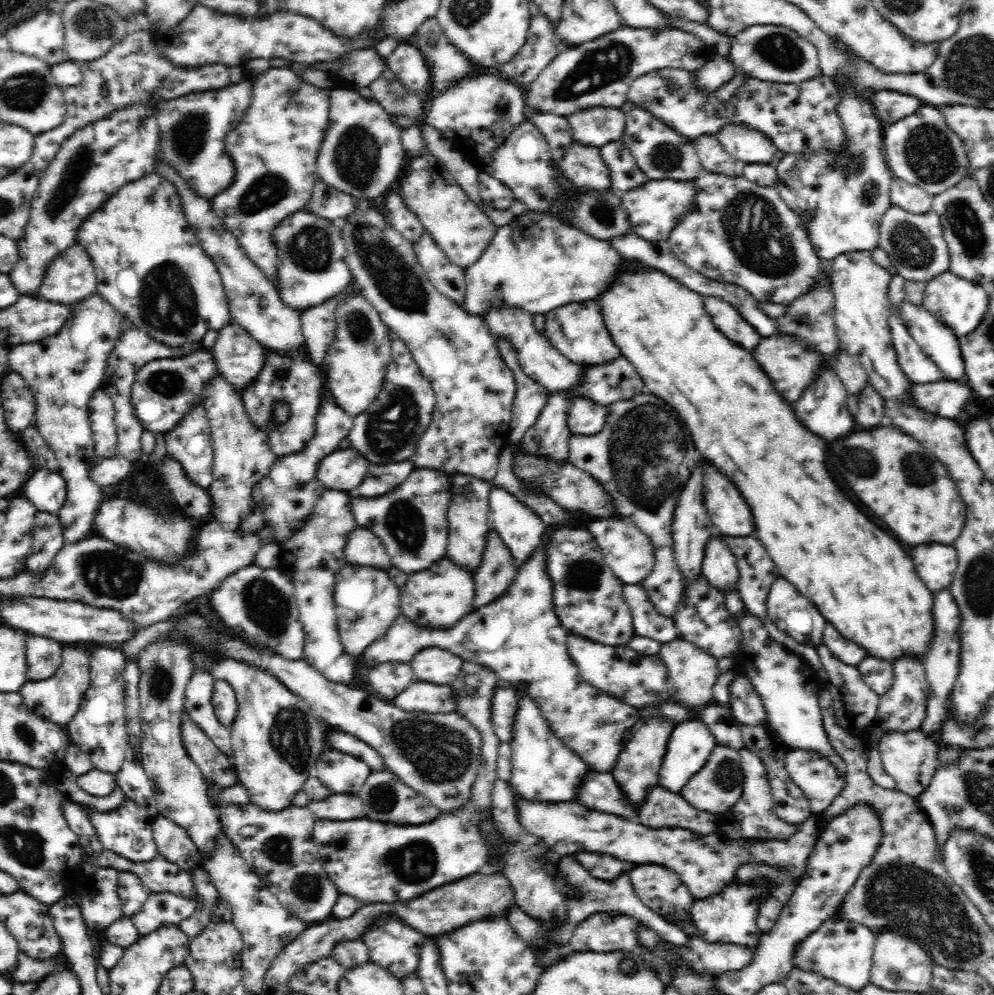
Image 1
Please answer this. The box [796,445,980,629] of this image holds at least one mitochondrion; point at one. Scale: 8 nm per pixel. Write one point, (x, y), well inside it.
(919, 469)

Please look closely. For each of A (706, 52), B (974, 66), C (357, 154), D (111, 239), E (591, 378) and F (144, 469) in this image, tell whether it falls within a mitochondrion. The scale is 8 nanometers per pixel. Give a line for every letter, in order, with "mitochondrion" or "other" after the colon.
A: other
B: mitochondrion
C: mitochondrion
D: other
E: mitochondrion
F: other

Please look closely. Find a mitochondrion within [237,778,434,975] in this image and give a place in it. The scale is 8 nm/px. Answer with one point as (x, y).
(307, 888)

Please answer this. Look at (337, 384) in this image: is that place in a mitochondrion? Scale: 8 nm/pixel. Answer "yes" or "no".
no

